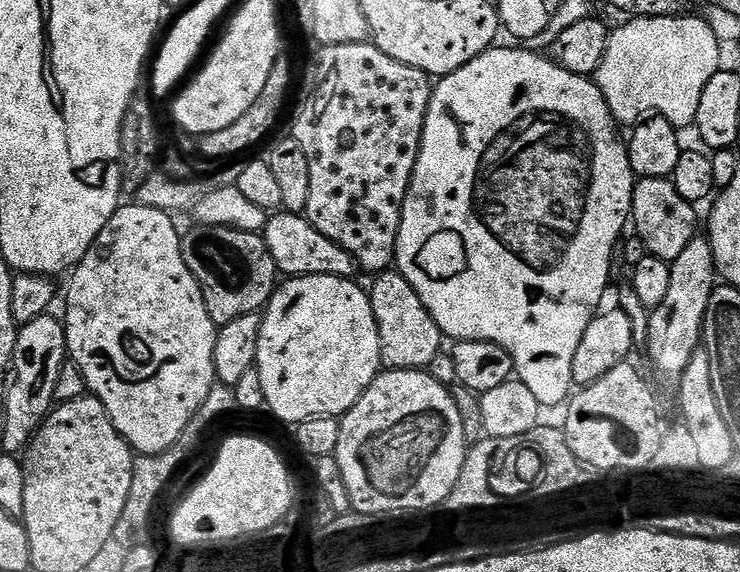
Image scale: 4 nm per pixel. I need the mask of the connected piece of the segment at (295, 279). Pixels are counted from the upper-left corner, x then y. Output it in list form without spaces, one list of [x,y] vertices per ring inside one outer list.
[[[293,276],[277,287],[263,309],[255,370],[261,376],[267,410],[289,426],[315,416],[343,417],[382,371],[380,335],[372,297],[356,282],[343,276]]]

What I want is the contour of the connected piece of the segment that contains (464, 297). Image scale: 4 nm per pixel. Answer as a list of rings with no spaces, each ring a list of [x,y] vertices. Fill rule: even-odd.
[[[527,46],[500,47],[489,48],[478,58],[466,62],[466,66],[443,77],[433,87],[420,153],[404,199],[394,264],[406,282],[414,286],[418,298],[422,298],[422,306],[430,310],[430,318],[438,322],[445,337],[456,342],[489,340],[502,346],[512,356],[512,366],[518,380],[535,395],[541,409],[548,410],[558,407],[560,403],[561,407],[573,395],[574,353],[578,351],[578,342],[582,342],[582,334],[586,334],[586,326],[590,326],[593,316],[601,307],[599,304],[604,300],[608,275],[612,272],[612,251],[616,243],[617,248],[621,243],[620,235],[624,227],[629,227],[632,195],[638,177],[630,166],[627,143],[622,136],[620,140],[621,129],[610,114],[610,106],[606,106],[606,98],[602,98],[602,90],[598,90],[595,79],[570,74],[570,70],[558,66],[555,60],[532,52]]]

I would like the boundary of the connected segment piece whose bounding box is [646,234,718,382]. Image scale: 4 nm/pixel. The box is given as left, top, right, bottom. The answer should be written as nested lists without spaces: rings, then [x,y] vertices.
[[[698,234],[692,239],[690,246],[686,246],[686,250],[682,250],[682,254],[678,254],[678,258],[671,261],[670,290],[666,290],[666,298],[662,298],[660,305],[651,309],[649,315],[649,334],[646,345],[648,360],[666,379],[672,380],[672,382],[679,381],[681,374],[690,362],[690,358],[701,347],[700,338],[702,339],[704,331],[707,307],[710,304],[711,294],[715,291],[717,285],[718,273],[716,263],[712,257],[712,247],[707,235]]]

